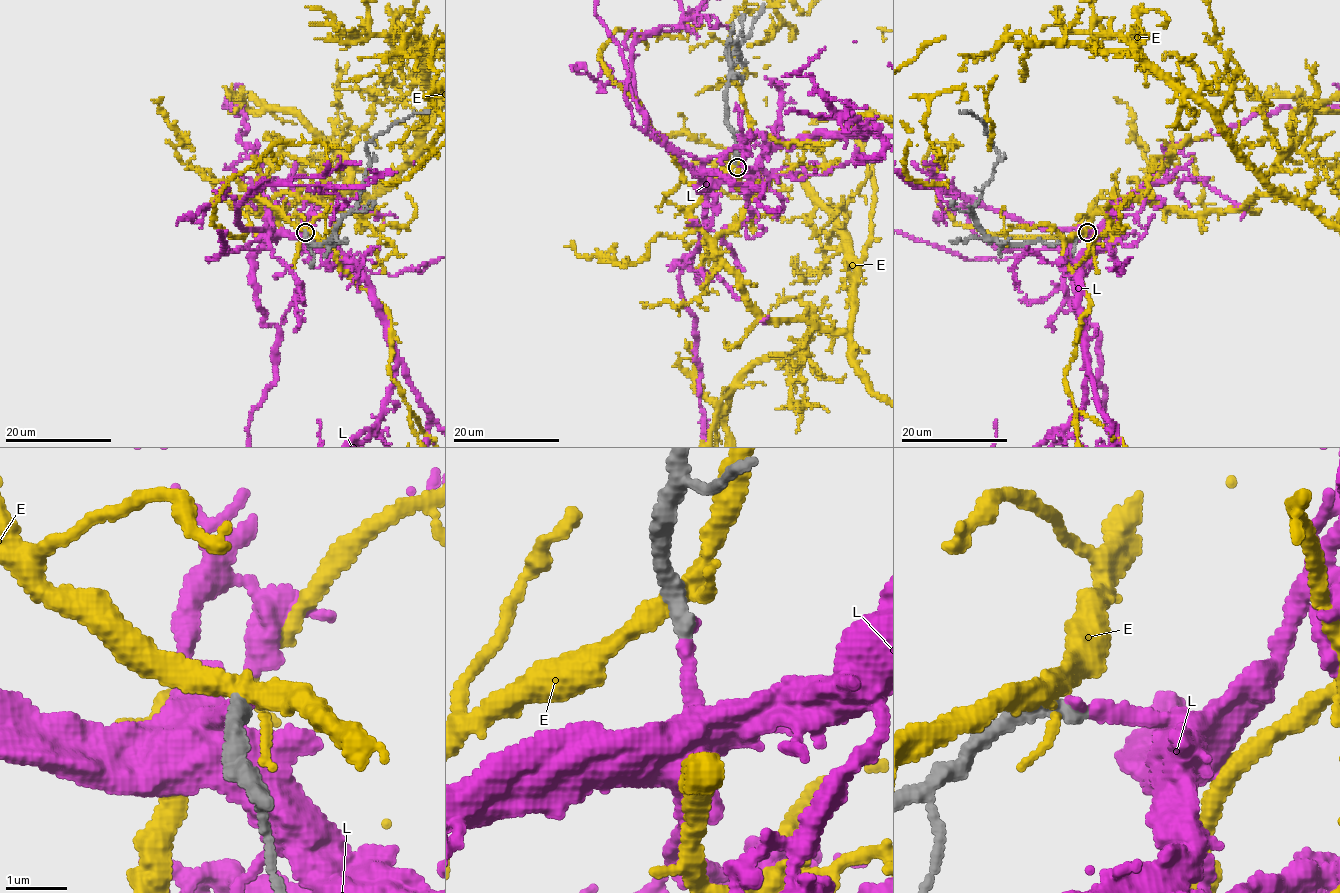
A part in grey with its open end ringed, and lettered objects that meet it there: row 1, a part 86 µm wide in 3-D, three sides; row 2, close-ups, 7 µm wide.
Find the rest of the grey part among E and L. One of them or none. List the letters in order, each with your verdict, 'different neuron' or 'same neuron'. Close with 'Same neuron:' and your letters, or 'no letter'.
E: different neuron
L: same neuron
Same neuron: L

